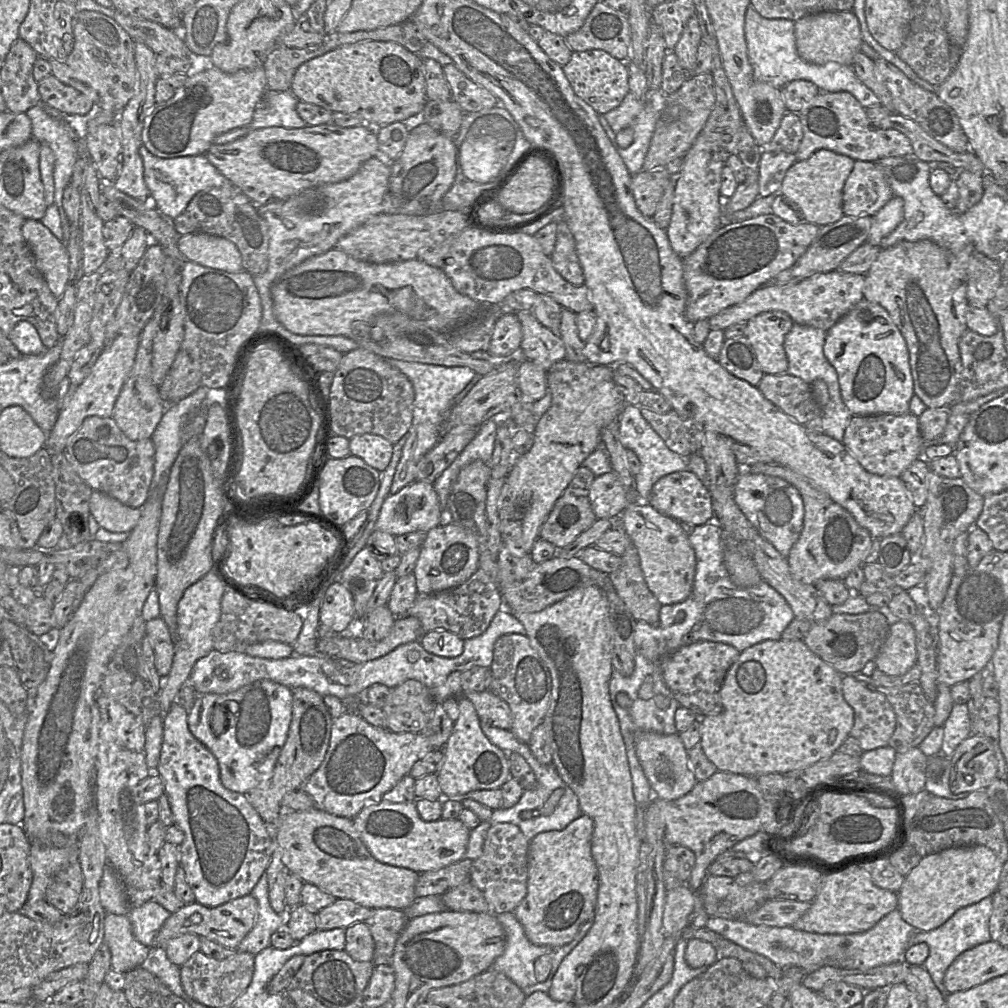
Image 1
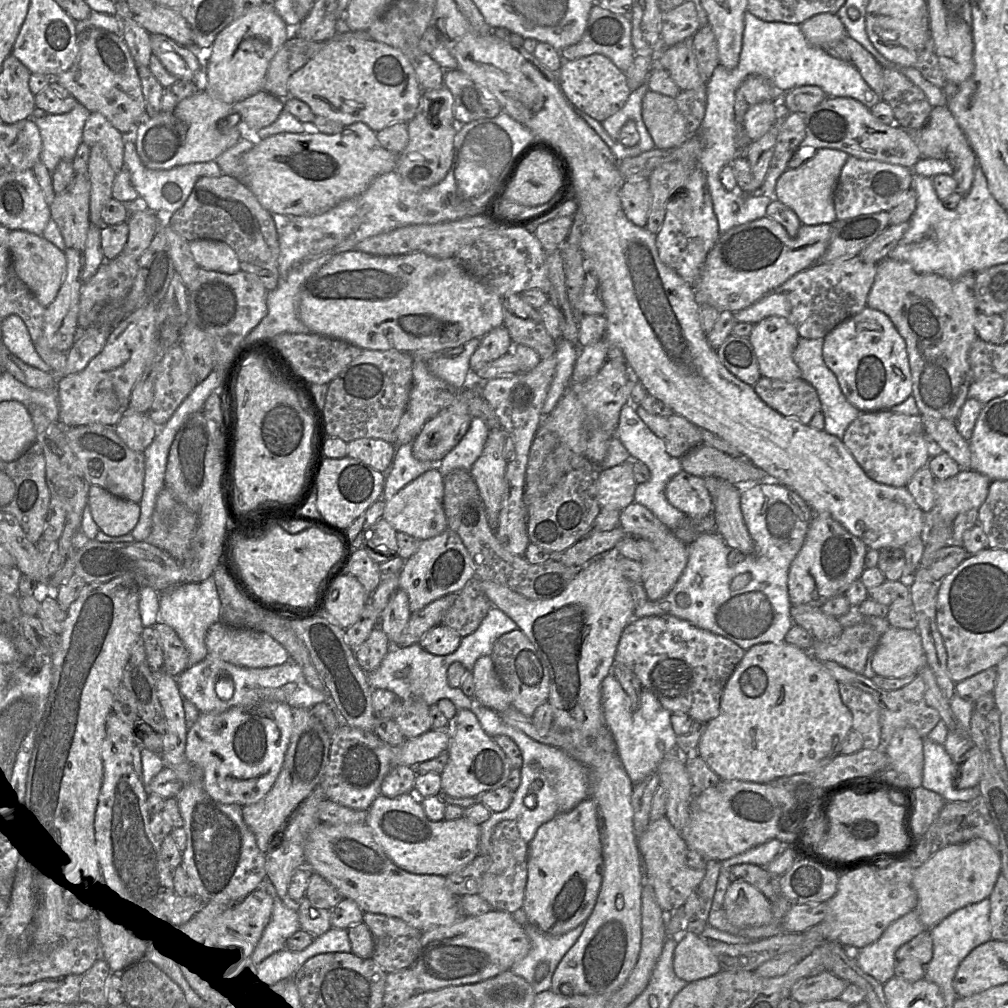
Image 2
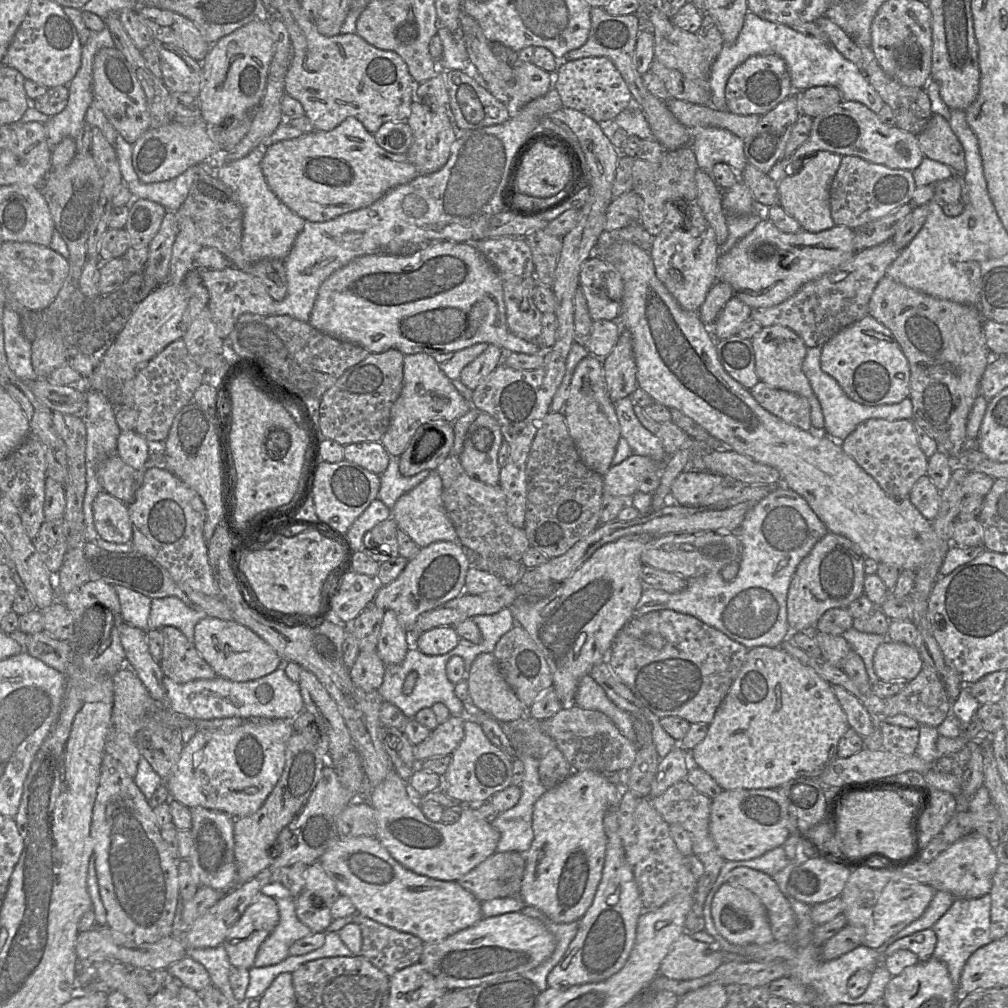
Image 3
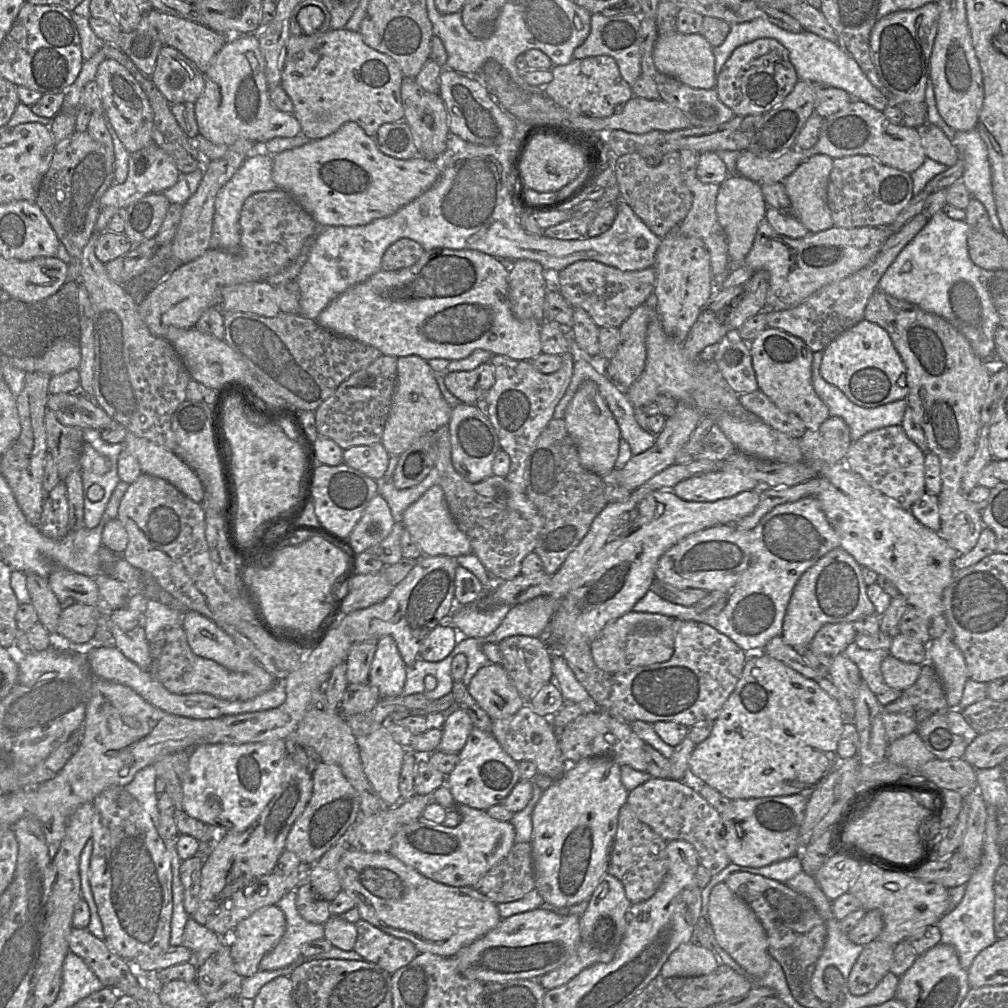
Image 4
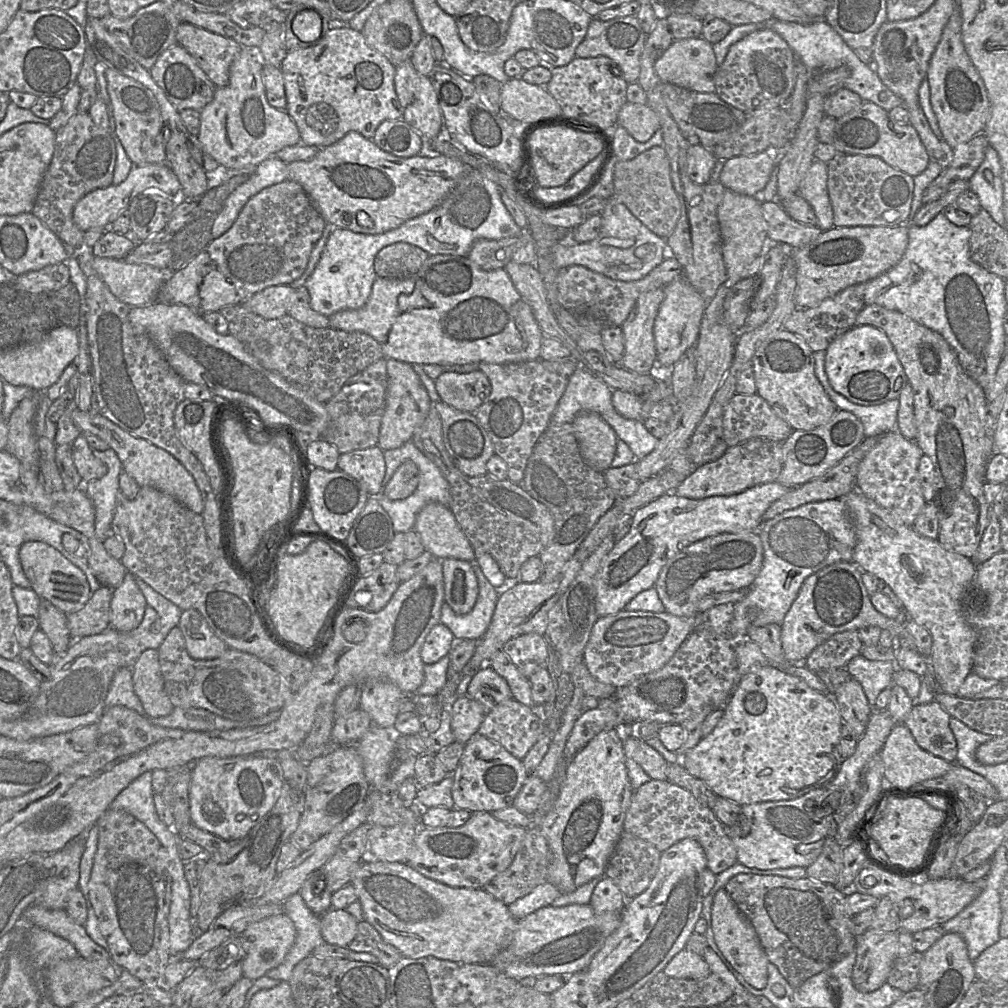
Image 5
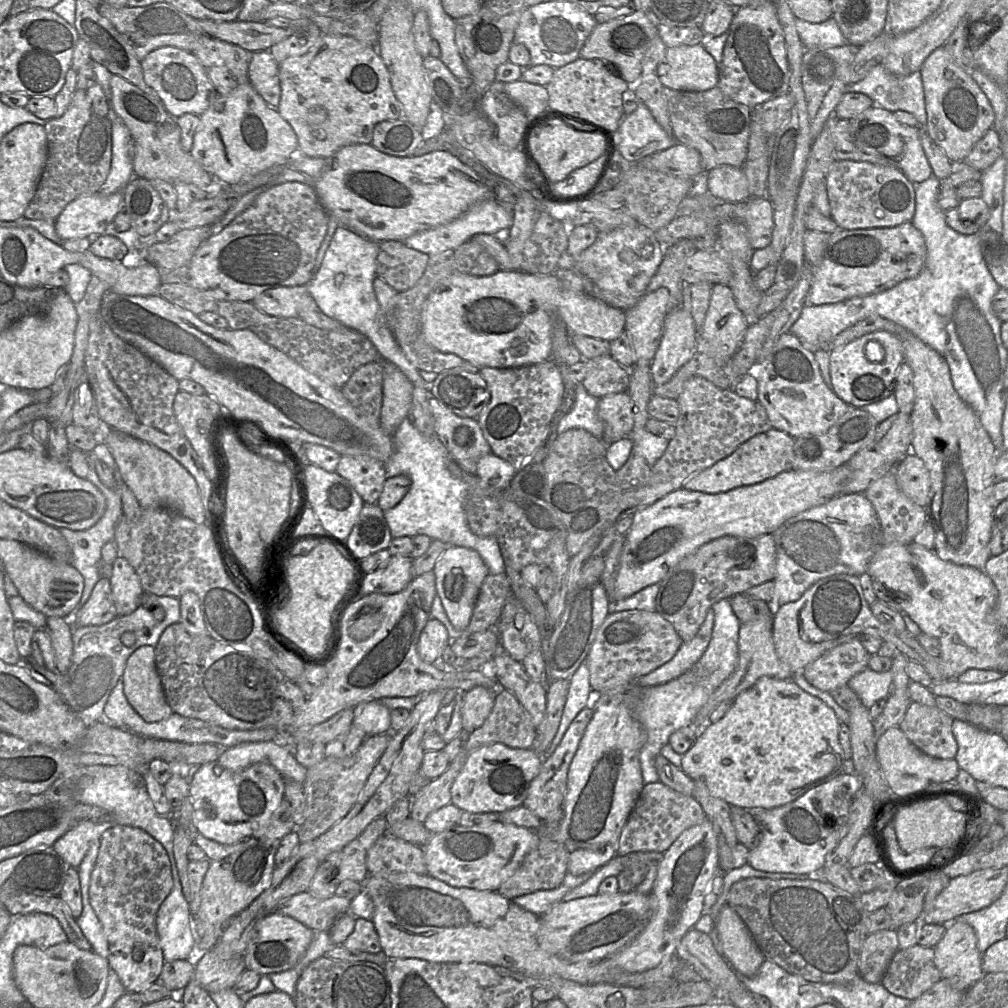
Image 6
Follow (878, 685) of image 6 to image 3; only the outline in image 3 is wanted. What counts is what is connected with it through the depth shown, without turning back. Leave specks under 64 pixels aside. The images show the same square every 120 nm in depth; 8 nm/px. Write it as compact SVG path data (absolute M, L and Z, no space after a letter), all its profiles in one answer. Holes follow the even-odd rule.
M852 627L843 633L843 637L852 650L863 659L870 683L878 682L879 678L874 671L874 655L878 647L888 640L887 635L862 633Z

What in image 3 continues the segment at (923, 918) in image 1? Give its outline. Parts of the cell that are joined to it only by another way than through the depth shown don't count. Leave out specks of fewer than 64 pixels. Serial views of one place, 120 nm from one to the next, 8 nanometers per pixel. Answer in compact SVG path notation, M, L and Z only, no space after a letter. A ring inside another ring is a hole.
M974 832L950 845L928 864L931 871L928 885L935 891L947 891L954 898L979 898L990 892L992 877L998 865L995 850L985 836Z

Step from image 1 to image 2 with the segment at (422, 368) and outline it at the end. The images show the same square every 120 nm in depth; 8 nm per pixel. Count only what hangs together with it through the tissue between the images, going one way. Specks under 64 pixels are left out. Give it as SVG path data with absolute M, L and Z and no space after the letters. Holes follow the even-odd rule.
M474 338L463 345L462 353L456 357L437 357L429 360L428 370L453 388L465 389L471 381L470 358L479 344L480 338ZM412 443L397 448L393 458L393 467L385 477L381 499L389 501L399 490L426 471L437 467L430 461L419 461L413 456Z

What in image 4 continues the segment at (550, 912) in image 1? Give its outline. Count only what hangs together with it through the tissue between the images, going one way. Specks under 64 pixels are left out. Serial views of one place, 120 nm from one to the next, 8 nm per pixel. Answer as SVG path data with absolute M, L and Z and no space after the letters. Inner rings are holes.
M587 757L571 764L564 774L542 792L532 811L532 859L535 889L545 903L569 907L589 901L607 873L610 851L618 826L618 814L626 803L628 791L621 781L620 765L606 757Z

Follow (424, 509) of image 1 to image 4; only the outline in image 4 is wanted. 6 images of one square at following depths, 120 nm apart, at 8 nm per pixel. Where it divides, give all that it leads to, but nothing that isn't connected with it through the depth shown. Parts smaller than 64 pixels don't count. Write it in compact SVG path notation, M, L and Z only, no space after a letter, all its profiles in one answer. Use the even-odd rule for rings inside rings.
M439 484L429 488L416 502L405 510L402 524L424 556L457 558L473 553L467 536L459 529L449 511L444 491Z

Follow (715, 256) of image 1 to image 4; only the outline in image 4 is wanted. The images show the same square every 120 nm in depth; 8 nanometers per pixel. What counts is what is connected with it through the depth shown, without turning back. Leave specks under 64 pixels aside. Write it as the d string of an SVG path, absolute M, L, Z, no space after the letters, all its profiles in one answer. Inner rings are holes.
M765 217L759 223L753 245L743 265L754 272L765 270L769 273L769 289L766 295L769 309L791 309L822 288L869 265L892 233L890 227L832 226L827 230L811 232L795 239L777 233Z

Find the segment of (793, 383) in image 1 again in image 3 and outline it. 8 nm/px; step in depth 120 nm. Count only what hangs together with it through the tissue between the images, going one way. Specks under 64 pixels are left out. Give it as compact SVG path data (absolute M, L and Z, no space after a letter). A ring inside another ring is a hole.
M760 380L749 391L759 405L771 414L802 430L811 429L810 406L805 397L770 387Z

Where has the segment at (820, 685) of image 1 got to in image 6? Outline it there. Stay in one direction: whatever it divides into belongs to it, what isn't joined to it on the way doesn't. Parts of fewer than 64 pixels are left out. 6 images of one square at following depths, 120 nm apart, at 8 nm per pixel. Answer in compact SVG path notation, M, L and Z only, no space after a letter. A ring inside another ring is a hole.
M763 676L741 692L727 713L698 732L691 748L682 755L681 770L692 780L702 780L710 793L730 806L772 809L801 797L808 790L839 775L846 765L839 742L841 722L822 700L802 690L791 679Z

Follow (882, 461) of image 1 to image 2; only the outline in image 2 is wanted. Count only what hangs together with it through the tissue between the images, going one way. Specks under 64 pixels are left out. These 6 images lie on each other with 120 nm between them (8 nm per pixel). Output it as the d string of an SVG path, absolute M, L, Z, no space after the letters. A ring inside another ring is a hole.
M890 409L863 411L846 428L841 439L863 471L876 482L894 487L906 487L912 476L926 466L930 455L927 452L927 437L920 415L905 415Z

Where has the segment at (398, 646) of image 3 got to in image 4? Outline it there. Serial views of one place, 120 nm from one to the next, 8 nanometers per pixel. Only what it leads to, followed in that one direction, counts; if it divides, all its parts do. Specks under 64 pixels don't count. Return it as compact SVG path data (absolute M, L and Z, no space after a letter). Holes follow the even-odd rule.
M391 636L378 640L371 663L368 683L375 686L381 698L400 696L405 685L407 667Z

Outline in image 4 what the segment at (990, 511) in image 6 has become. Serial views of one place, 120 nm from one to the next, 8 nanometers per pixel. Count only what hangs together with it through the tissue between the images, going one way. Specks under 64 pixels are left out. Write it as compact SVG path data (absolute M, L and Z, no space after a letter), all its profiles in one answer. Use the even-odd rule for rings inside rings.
M878 288L868 300L863 319L887 331L905 365L908 406L912 410L913 418L924 432L928 452L937 455L940 461L942 487L937 496L940 515L938 532L959 555L966 554L976 545L984 525L981 512L968 500L962 490L961 482L967 463L975 451L981 409L992 371L999 365L999 361L997 359L984 361L979 358L965 336L944 318L927 312L915 304L897 299Z

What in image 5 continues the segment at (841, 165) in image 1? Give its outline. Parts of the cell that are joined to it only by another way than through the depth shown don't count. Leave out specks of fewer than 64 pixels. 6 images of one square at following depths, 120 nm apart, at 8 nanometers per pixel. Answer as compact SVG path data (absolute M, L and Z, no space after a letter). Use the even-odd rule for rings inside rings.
M814 159L800 183L799 195L813 208L817 218L816 226L827 231L834 227L833 209L827 189L827 163Z

